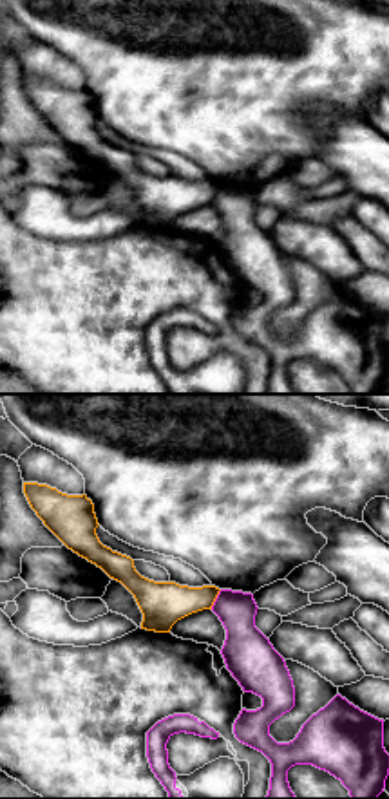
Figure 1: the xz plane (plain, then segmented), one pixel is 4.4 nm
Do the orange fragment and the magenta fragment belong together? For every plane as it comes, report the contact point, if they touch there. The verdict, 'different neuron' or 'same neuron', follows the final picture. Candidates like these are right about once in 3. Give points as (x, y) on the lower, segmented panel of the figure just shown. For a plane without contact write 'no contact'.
contact (216, 597)

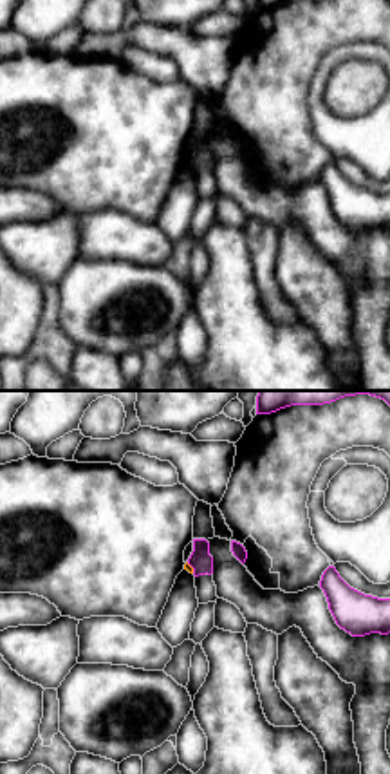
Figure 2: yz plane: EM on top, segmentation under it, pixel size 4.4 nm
contact (192, 568)

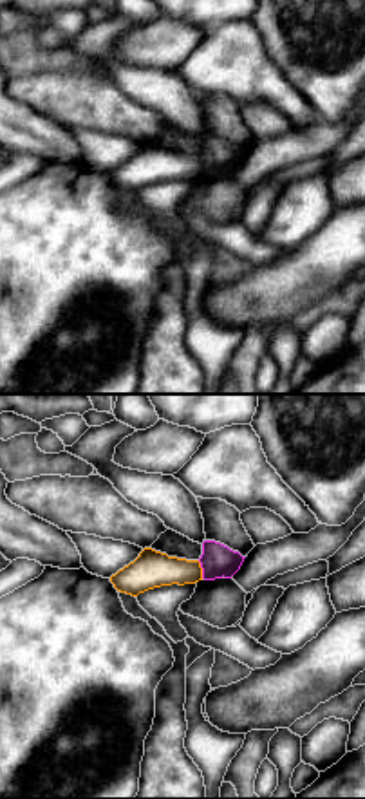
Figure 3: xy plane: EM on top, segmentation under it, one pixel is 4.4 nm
contact (201, 570)

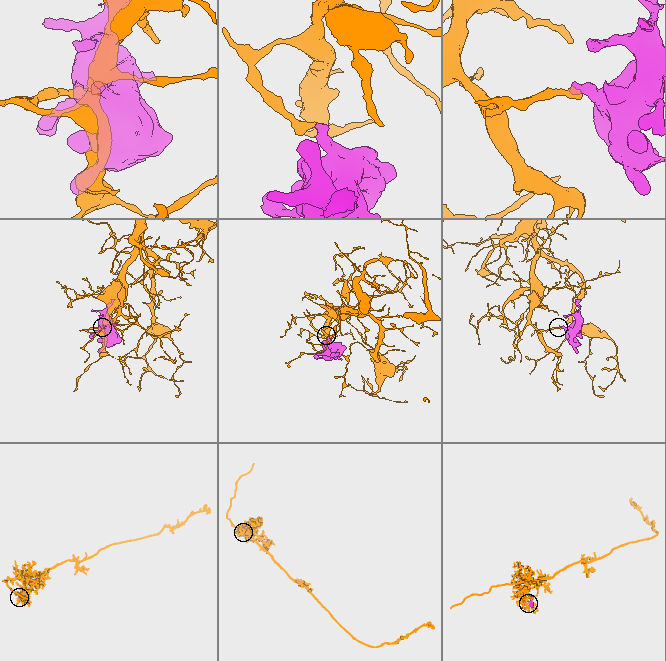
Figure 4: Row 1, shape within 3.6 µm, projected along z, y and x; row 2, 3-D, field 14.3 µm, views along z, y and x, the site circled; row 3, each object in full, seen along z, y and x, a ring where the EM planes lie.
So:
different neuron

